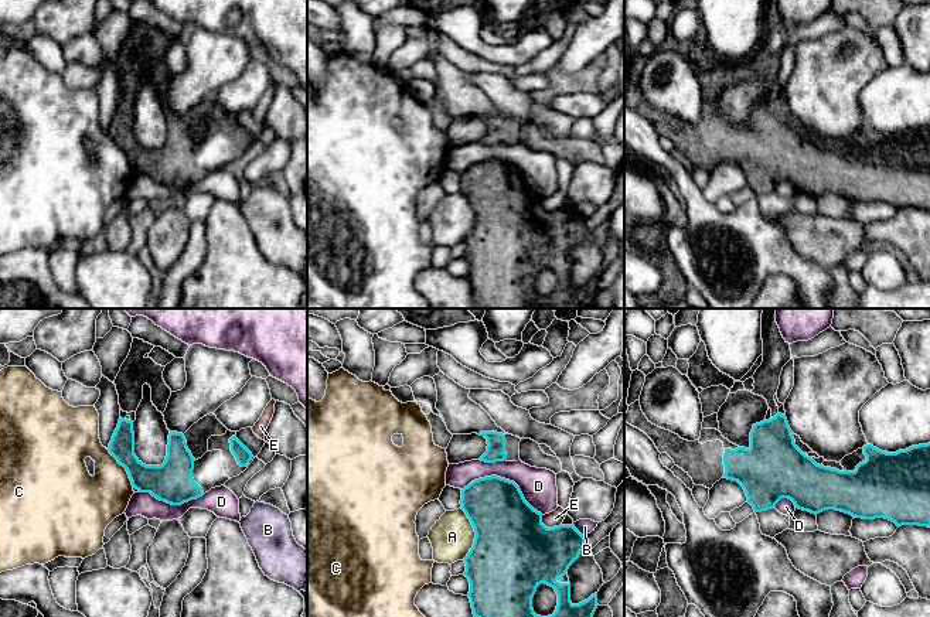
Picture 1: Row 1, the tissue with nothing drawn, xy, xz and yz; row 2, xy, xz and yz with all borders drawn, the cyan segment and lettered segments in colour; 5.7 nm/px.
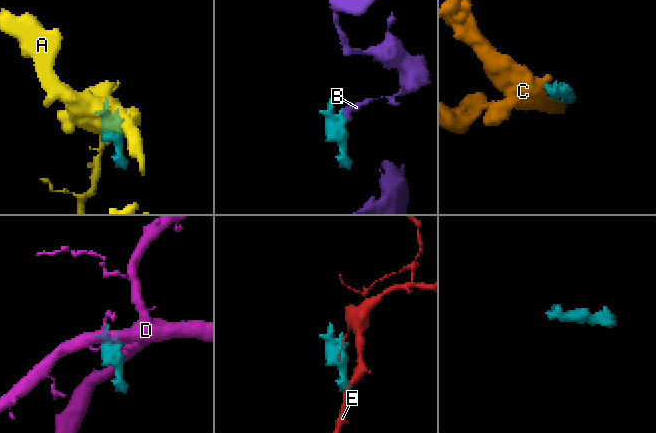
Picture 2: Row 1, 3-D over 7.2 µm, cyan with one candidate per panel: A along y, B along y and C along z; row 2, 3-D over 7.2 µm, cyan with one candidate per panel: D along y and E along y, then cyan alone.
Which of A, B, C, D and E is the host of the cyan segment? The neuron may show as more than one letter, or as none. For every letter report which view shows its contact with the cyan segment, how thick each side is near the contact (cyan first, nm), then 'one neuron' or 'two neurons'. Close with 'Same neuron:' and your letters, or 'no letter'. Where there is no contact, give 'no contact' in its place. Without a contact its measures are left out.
A: xz | 460/240 nm | two neurons
B: xz | 320/90 nm | two neurons
C: xy | 200/280 nm | two neurons
D: xz | 360/200 nm | two neurons
E: xz | 460/90 nm | two neurons
Same neuron: no letter

